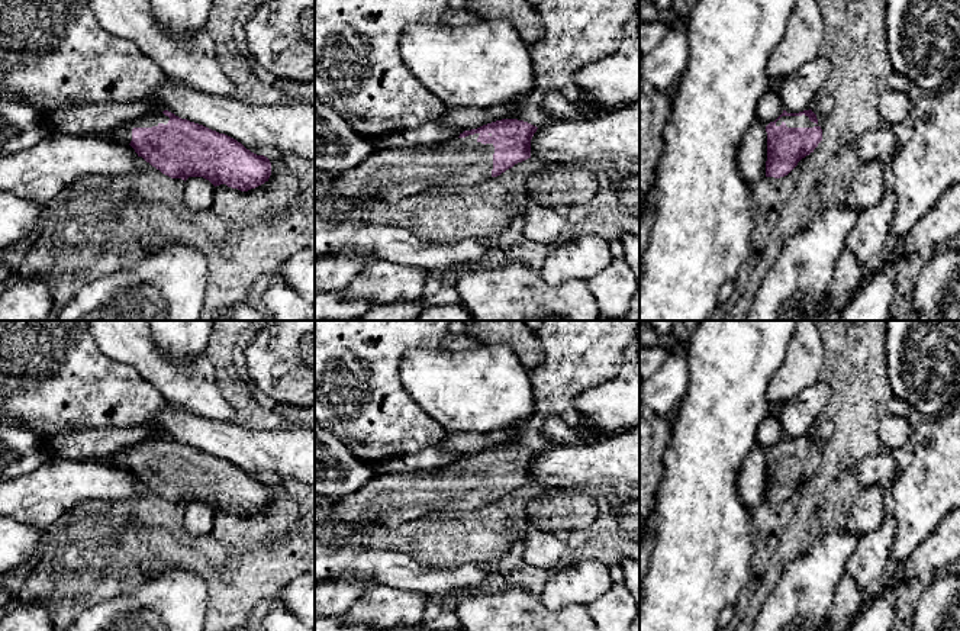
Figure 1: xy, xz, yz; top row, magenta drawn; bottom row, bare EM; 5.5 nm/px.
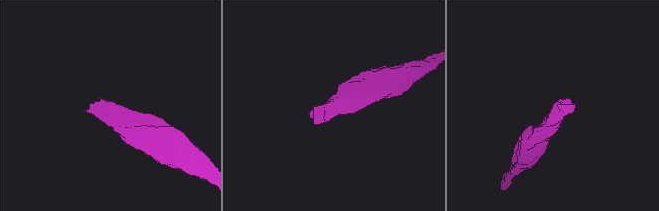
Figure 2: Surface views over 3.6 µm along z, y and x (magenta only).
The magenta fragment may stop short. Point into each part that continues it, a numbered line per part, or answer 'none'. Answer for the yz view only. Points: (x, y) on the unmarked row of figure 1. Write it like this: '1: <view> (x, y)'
1: yz (802, 446)

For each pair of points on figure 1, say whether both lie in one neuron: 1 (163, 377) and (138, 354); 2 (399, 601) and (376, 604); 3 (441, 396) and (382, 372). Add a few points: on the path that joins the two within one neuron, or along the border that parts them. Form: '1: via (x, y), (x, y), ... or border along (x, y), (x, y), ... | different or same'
1: via (157, 372), (144, 359) | same
2: via (393, 604), (382, 604) | same
3: border along (411, 347), (400, 360), (399, 377), (421, 409) | different

